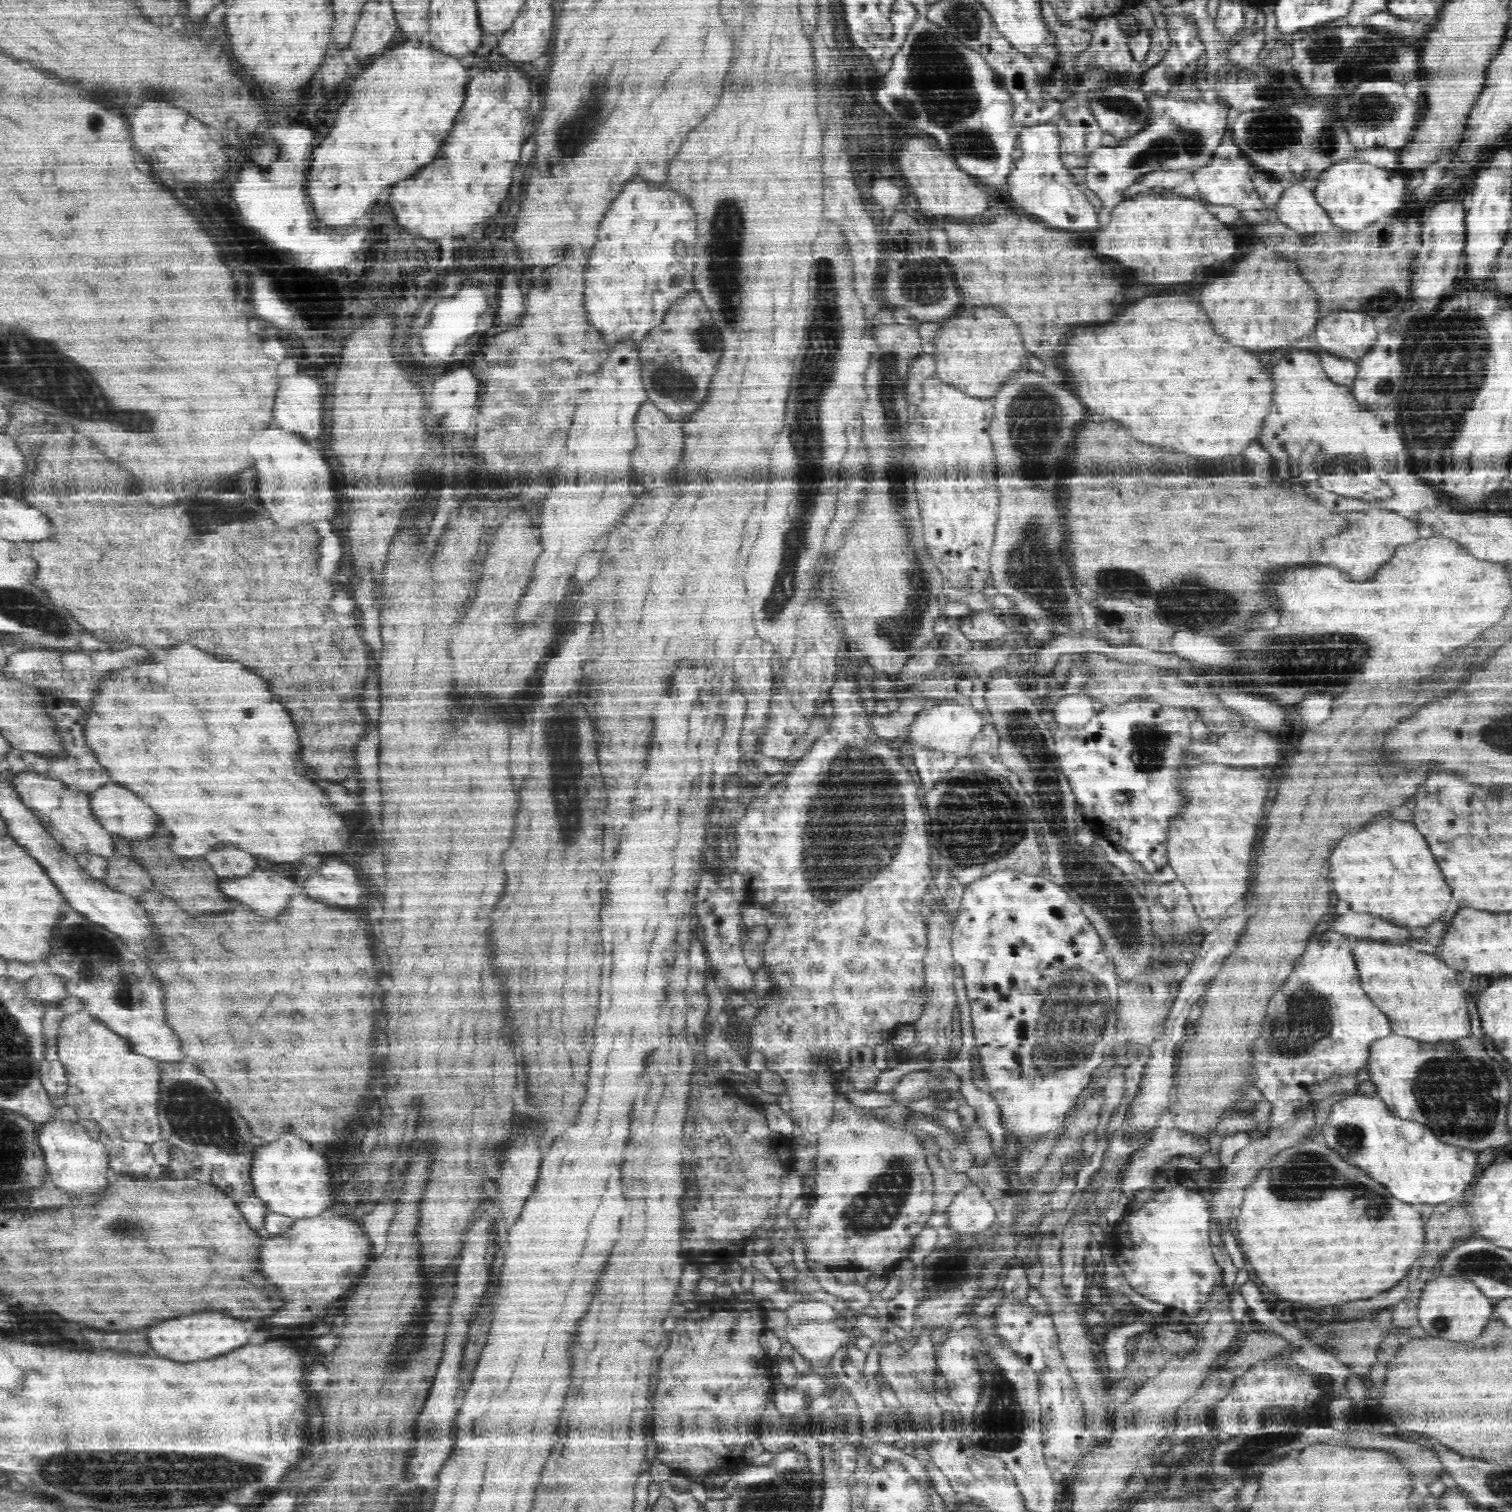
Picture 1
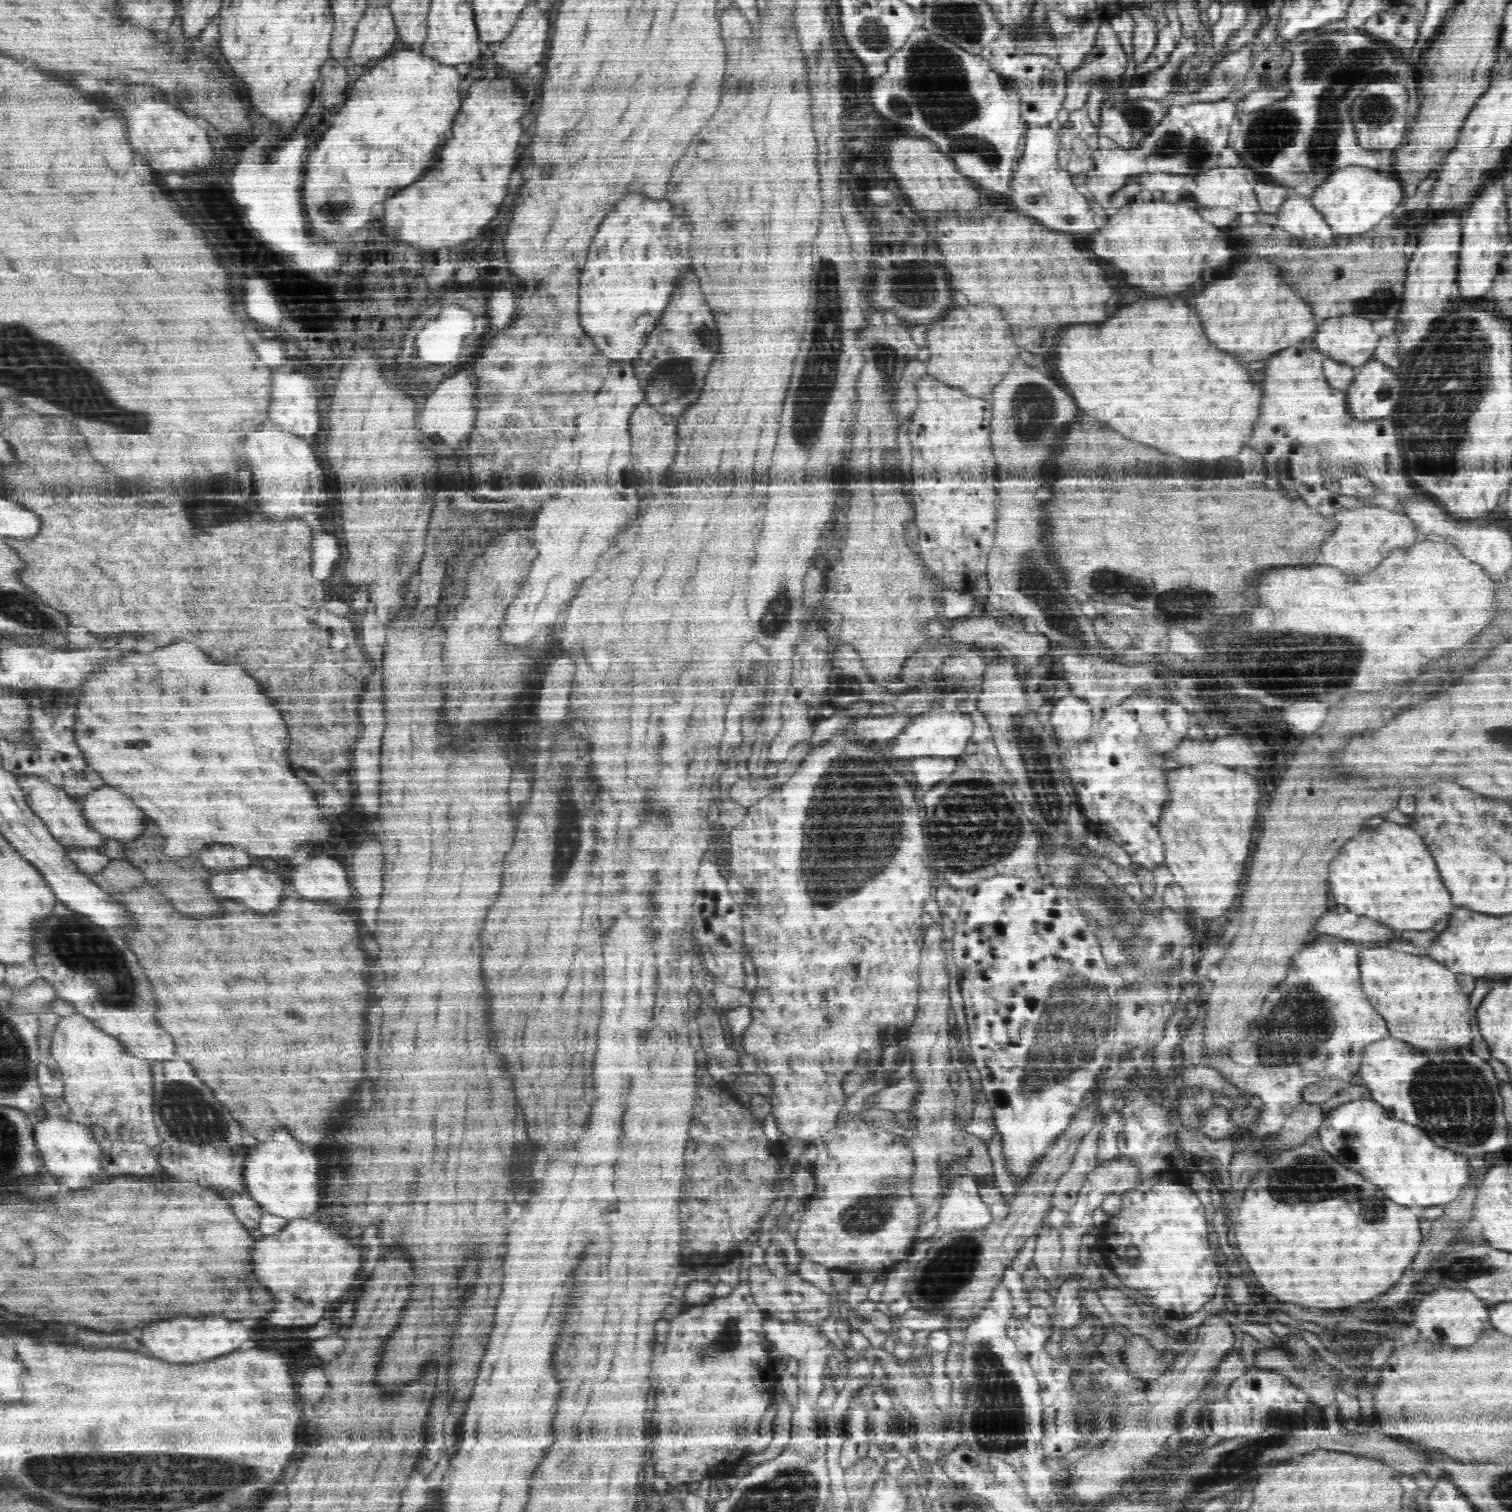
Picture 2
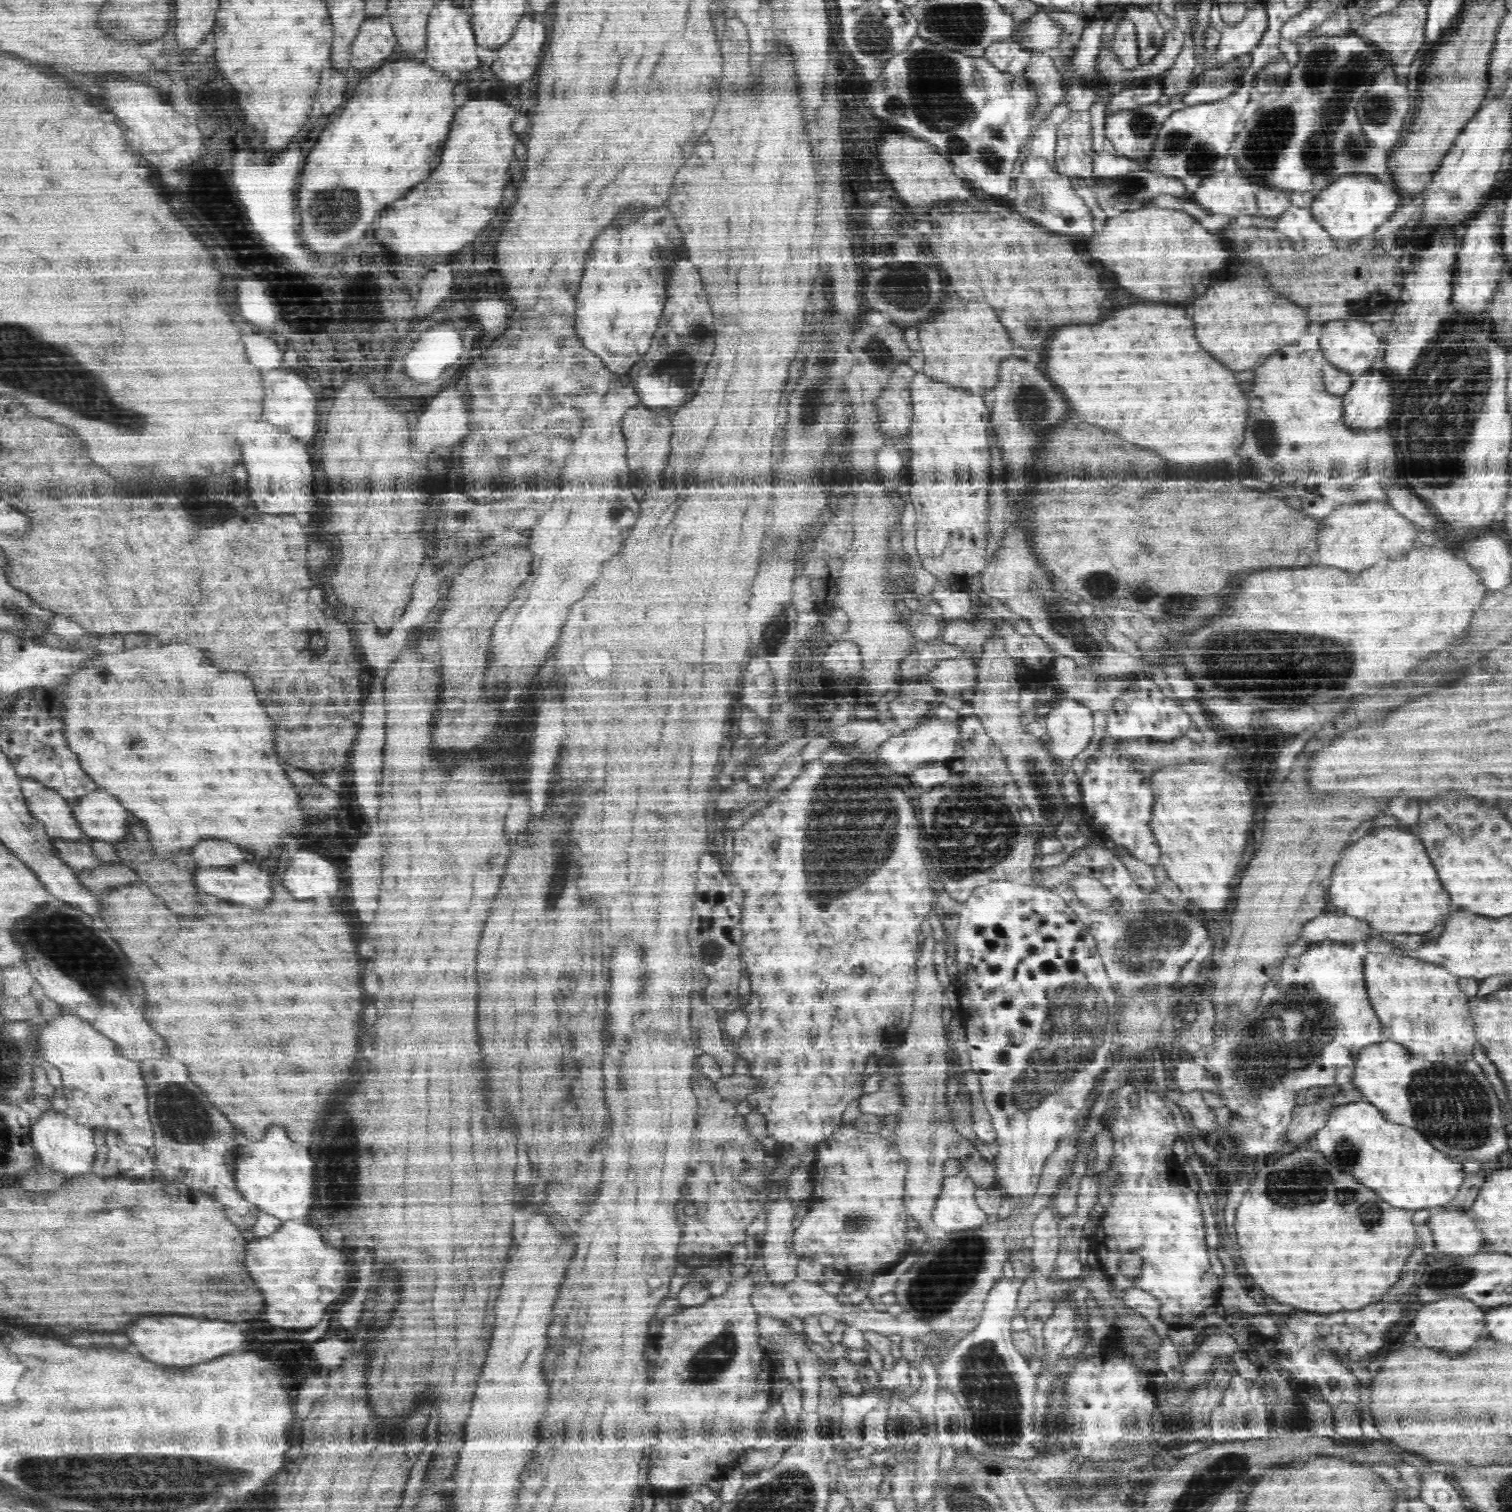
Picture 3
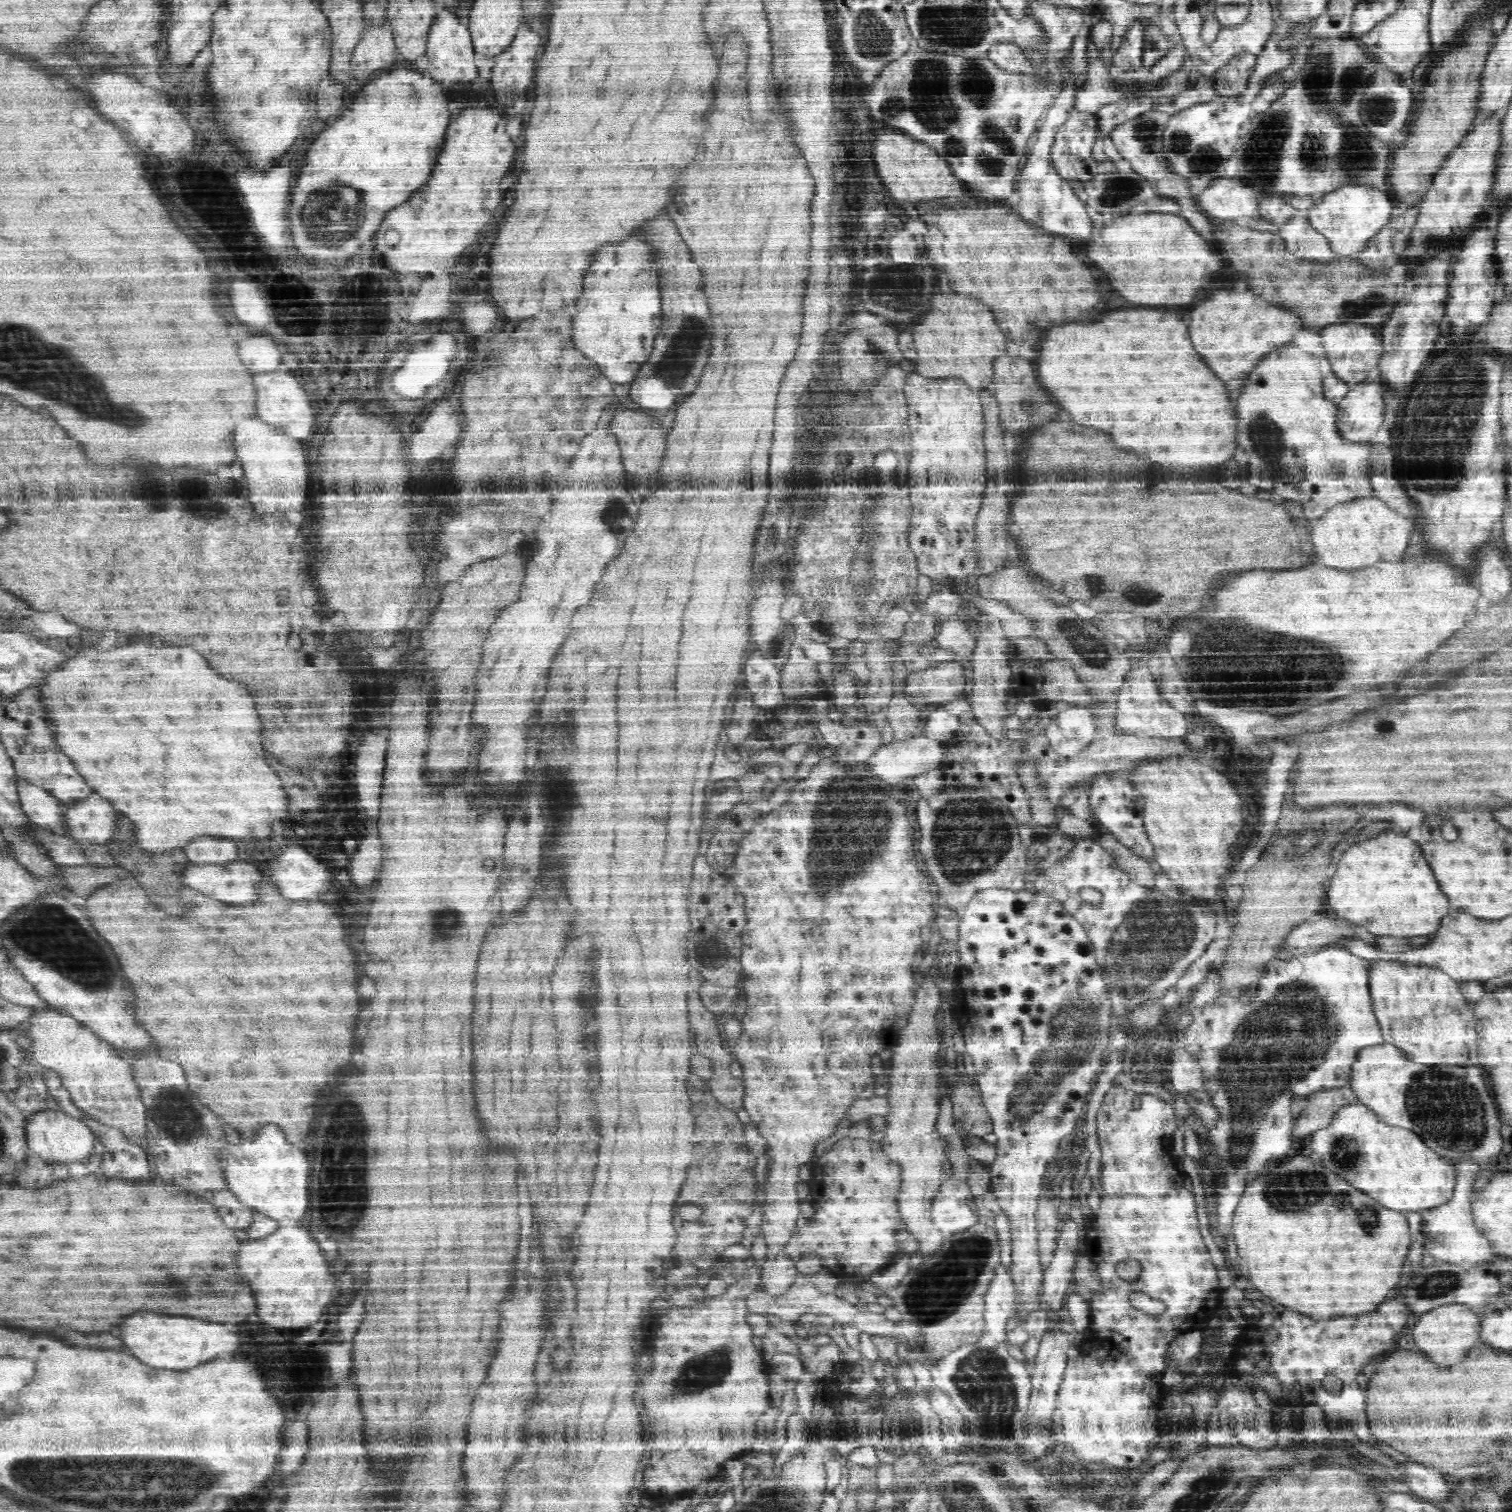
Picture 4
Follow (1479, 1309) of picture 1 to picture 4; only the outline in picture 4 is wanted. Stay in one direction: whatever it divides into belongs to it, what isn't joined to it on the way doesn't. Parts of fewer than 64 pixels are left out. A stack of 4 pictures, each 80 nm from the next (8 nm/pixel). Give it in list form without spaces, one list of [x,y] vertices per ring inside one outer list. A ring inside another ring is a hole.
[[[1446,1304],[1419,1314],[1411,1334],[1420,1351],[1428,1352],[1438,1362],[1446,1360],[1446,1364],[1454,1364],[1454,1360],[1462,1360],[1462,1356],[1478,1344],[1482,1321],[1468,1304]]]

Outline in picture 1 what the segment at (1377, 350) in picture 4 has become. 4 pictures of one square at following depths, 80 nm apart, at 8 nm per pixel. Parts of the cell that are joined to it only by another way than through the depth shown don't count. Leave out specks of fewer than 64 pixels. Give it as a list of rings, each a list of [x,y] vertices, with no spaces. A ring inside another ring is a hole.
[[[1354,308],[1332,309],[1316,324],[1321,350],[1359,360],[1376,344],[1374,317]]]

